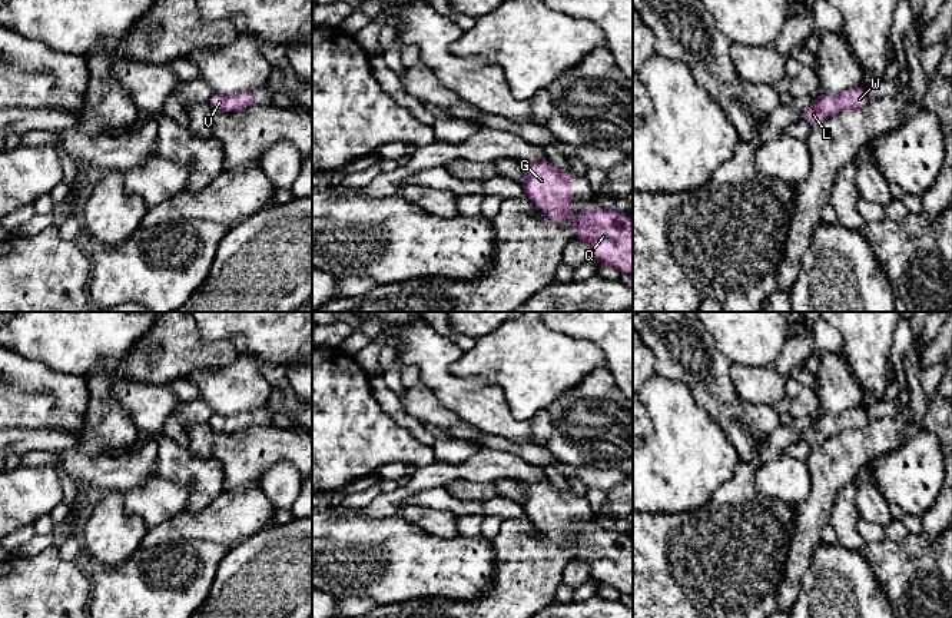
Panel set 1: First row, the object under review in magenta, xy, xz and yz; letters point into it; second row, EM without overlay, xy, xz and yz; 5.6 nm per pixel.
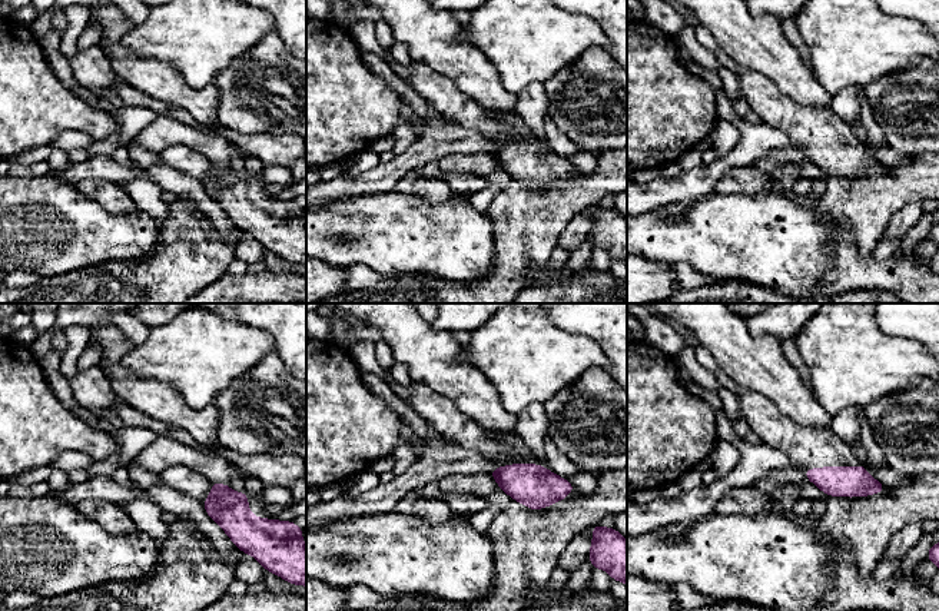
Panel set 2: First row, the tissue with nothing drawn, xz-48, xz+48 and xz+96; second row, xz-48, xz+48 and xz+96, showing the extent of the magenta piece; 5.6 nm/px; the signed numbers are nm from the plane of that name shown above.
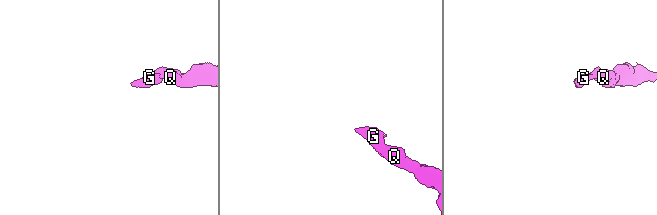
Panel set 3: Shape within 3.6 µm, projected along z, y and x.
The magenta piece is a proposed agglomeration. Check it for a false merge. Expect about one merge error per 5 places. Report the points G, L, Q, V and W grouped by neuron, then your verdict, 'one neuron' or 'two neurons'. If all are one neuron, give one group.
groups G L Q V W; one neuron

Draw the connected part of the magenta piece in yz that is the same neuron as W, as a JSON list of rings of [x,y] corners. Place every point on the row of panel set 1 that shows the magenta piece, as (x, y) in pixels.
[[[865,84],[855,86],[837,96],[822,93],[807,109],[802,112],[802,120],[810,126],[825,123],[833,113],[842,109],[859,109],[865,106],[870,97]]]

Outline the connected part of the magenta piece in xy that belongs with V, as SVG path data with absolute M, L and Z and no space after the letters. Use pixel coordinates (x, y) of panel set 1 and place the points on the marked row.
M245 90L232 96L222 96L215 93L208 103L213 112L233 112L255 104L255 90Z

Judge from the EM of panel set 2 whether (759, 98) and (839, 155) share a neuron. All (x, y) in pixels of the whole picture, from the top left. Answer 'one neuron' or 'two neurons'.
one neuron

